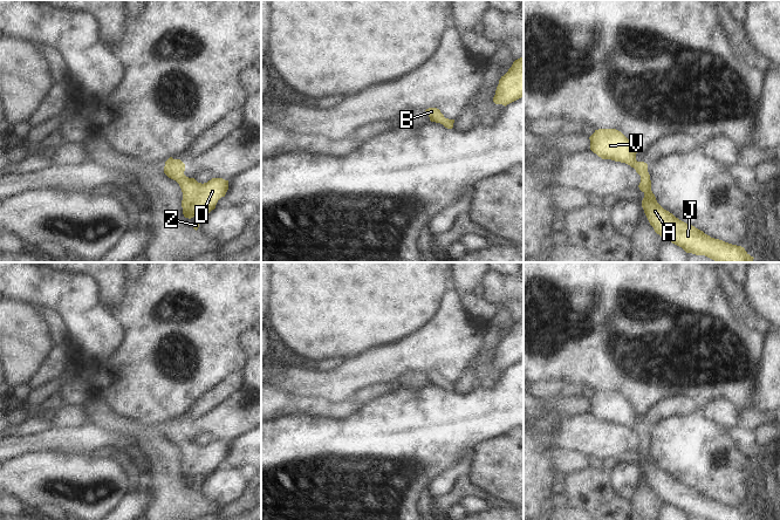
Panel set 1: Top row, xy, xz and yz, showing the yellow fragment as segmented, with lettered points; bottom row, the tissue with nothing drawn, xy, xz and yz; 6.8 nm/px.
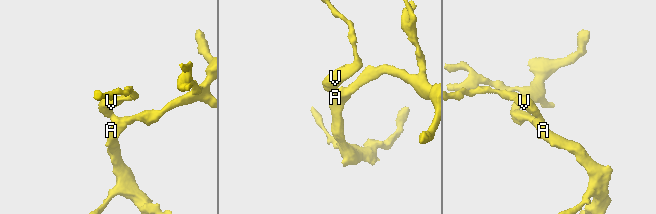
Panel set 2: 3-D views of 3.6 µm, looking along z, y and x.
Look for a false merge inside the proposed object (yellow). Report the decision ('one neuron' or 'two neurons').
one neuron

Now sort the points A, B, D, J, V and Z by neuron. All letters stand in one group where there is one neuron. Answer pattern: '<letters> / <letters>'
A B D J V Z

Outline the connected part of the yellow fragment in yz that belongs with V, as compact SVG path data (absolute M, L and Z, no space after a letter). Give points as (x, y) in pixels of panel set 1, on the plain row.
M598 391L589 399L590 412L602 422L630 427L641 438L639 452L644 456L642 470L655 494L664 502L682 509L686 515L707 520L753 520L744 509L711 500L664 472L651 453L648 426L636 423L631 404L616 391Z

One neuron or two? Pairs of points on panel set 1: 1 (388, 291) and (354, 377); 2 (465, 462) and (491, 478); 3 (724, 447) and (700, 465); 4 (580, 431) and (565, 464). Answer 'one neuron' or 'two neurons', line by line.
1: two neurons
2: two neurons
3: one neuron
4: two neurons

